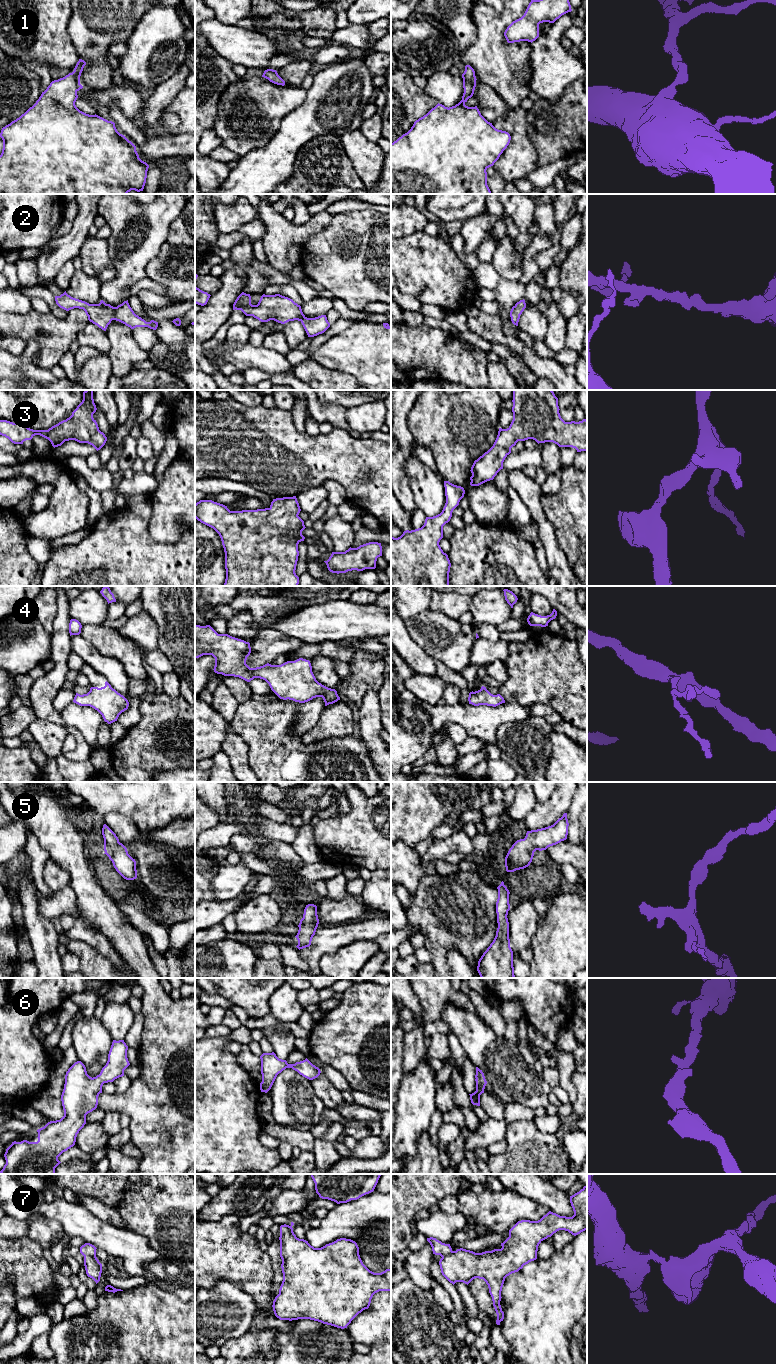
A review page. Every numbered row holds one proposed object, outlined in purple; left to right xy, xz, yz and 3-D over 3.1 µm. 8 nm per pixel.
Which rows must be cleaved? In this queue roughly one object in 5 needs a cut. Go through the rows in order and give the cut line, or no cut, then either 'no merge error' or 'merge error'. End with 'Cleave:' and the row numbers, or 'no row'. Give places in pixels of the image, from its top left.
1: no cut; no merge error
2: no cut; no merge error
3: no cut; no merge error
4: no cut; no merge error
5: no cut; no merge error
6: no cut; no merge error
7: cut in xy along (95, 1255), (86, 1255), (84, 1257); merge error
Cleave: 7

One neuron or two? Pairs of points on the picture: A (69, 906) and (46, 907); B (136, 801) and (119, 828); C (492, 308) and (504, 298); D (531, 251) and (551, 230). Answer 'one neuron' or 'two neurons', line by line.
A: one neuron
B: two neurons
C: two neurons
D: one neuron

